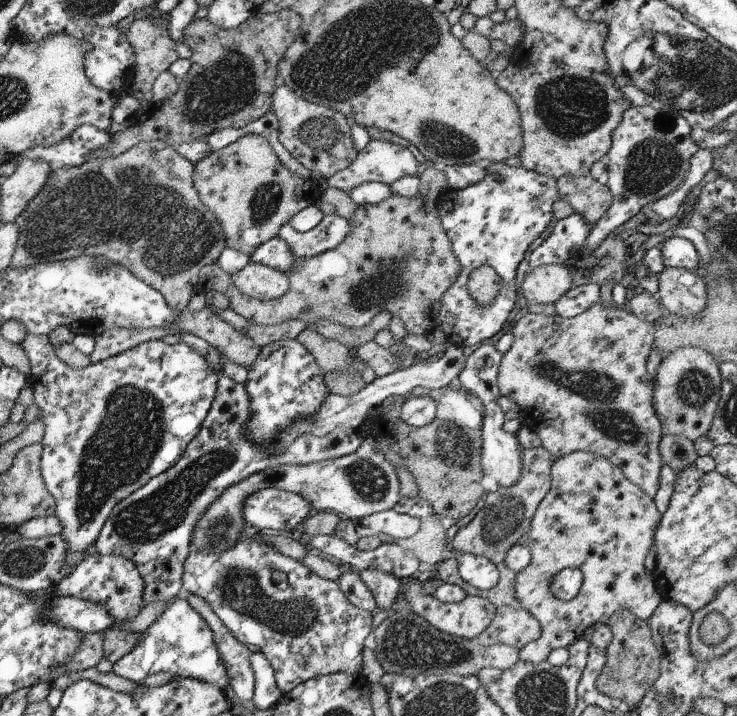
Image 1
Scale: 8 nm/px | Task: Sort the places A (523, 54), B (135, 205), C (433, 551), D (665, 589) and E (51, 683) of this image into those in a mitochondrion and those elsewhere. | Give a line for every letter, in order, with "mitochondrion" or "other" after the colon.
A: other
B: mitochondrion
C: other
D: other
E: other

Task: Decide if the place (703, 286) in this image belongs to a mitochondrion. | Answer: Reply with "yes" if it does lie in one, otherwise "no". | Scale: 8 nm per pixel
no

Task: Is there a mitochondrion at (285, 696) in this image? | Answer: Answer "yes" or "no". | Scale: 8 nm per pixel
no

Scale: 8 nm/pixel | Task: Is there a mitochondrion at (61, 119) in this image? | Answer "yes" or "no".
no

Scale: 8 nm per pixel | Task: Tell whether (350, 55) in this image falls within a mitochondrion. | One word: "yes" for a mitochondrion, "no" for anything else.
yes

